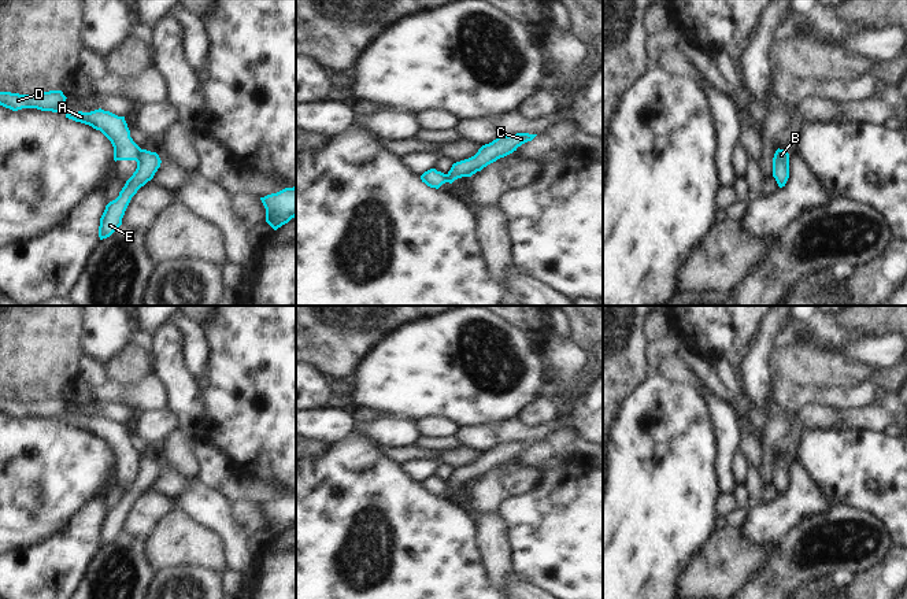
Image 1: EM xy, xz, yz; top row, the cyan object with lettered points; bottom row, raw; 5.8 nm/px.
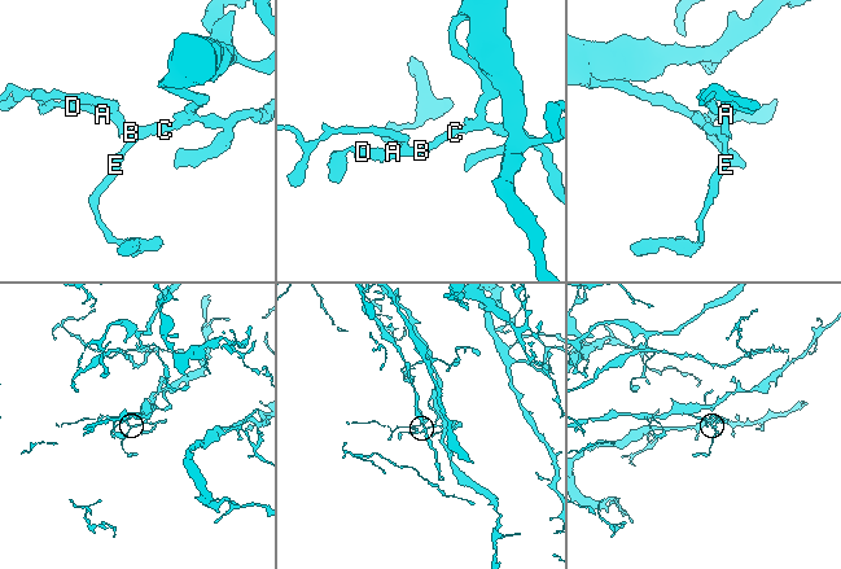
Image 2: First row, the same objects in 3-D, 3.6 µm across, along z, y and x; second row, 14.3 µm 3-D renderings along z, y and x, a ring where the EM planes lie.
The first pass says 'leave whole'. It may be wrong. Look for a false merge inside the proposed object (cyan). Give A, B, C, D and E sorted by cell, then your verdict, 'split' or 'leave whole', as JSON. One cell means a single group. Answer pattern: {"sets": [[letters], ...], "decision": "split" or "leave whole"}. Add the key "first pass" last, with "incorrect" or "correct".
{"sets": [["A", "D"], ["B", "C", "E"]], "decision": "split", "first pass": "incorrect"}

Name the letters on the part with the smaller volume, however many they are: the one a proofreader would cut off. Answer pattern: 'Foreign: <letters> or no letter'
Foreign: A, D

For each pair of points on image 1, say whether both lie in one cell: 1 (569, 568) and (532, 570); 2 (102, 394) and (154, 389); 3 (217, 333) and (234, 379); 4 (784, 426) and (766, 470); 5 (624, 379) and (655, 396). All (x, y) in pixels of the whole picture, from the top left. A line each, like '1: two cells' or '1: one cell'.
1: one cell
2: one cell
3: one cell
4: one cell
5: two cells

